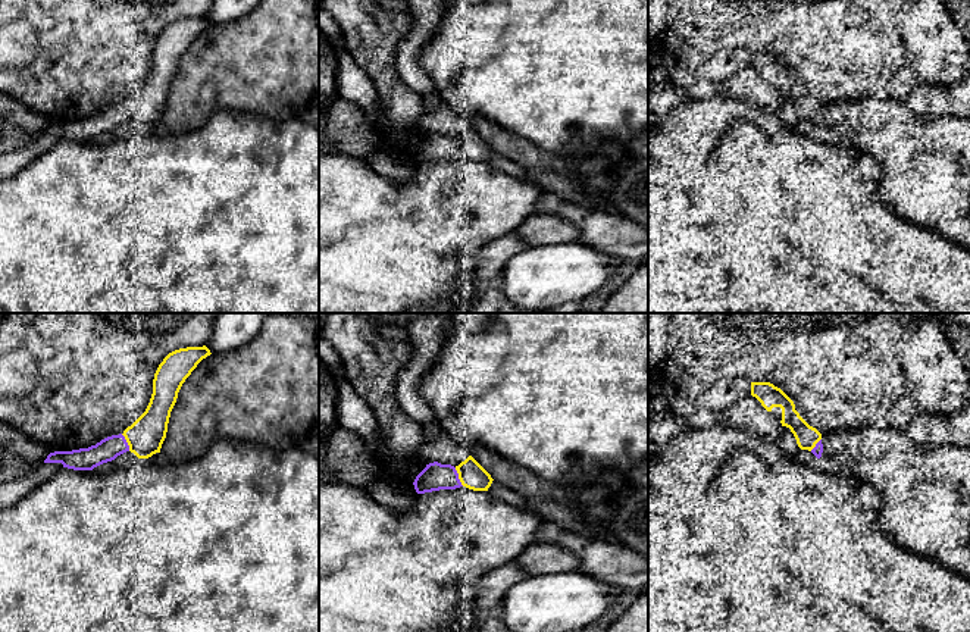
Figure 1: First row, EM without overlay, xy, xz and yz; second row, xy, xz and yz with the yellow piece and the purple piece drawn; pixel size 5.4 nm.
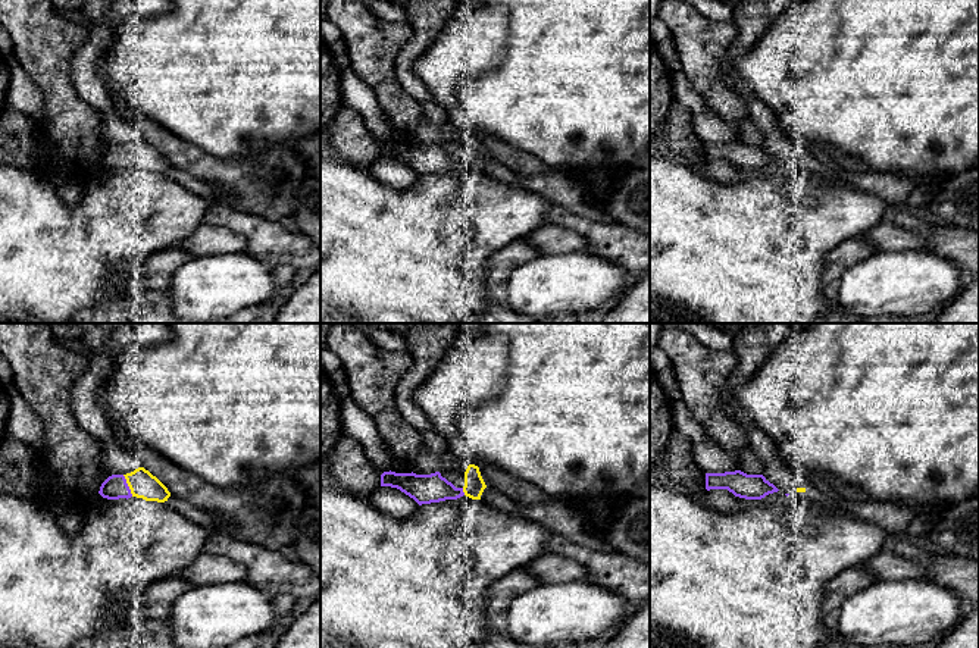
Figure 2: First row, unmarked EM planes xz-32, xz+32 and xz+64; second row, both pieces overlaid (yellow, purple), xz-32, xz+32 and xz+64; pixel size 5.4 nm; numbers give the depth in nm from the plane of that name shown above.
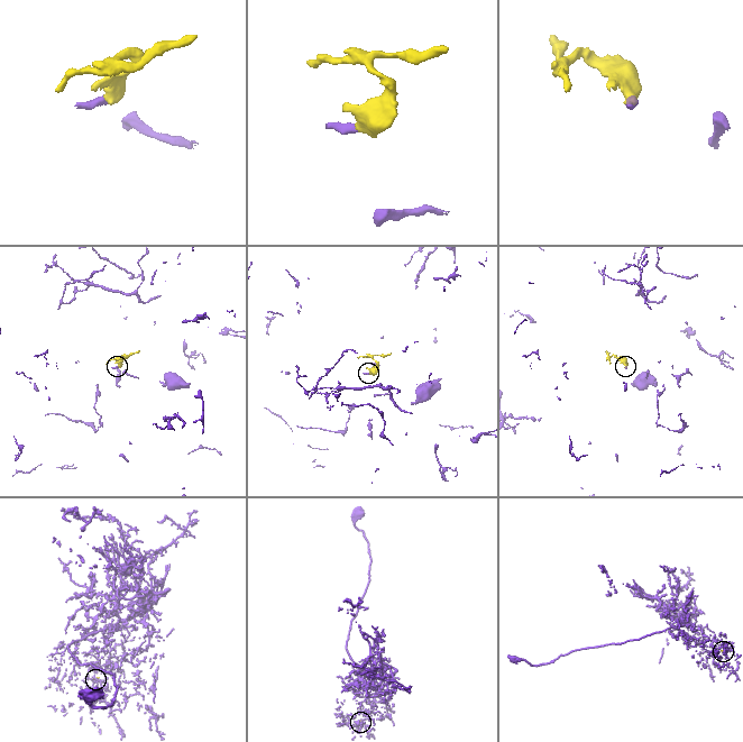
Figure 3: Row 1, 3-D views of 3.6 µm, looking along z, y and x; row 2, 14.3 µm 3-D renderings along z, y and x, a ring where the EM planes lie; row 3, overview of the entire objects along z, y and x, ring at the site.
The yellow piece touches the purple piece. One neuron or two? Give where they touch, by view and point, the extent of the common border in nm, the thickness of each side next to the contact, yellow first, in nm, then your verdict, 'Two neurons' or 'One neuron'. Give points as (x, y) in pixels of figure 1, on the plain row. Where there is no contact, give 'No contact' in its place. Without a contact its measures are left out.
Touches yellow at xz (459, 147). Shared border 120 nm. Thickness 150 nm (yellow) against 150 nm. One neuron

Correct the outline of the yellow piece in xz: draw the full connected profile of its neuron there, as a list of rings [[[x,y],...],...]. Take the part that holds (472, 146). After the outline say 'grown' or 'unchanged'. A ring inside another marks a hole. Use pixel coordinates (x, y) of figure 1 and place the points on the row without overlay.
[[[469,126],[456,138],[438,132],[426,135],[426,138],[416,147],[413,156],[417,165],[456,160],[460,157],[473,162],[488,162],[492,151],[491,146],[472,126]]]; grown

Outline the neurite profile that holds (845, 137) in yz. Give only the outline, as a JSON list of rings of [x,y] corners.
[[[854,98],[822,106],[820,138],[829,146],[864,150],[874,156],[882,168],[877,188],[880,200],[897,215],[920,226],[936,231],[970,248],[970,119],[954,112],[917,115],[902,98]]]

